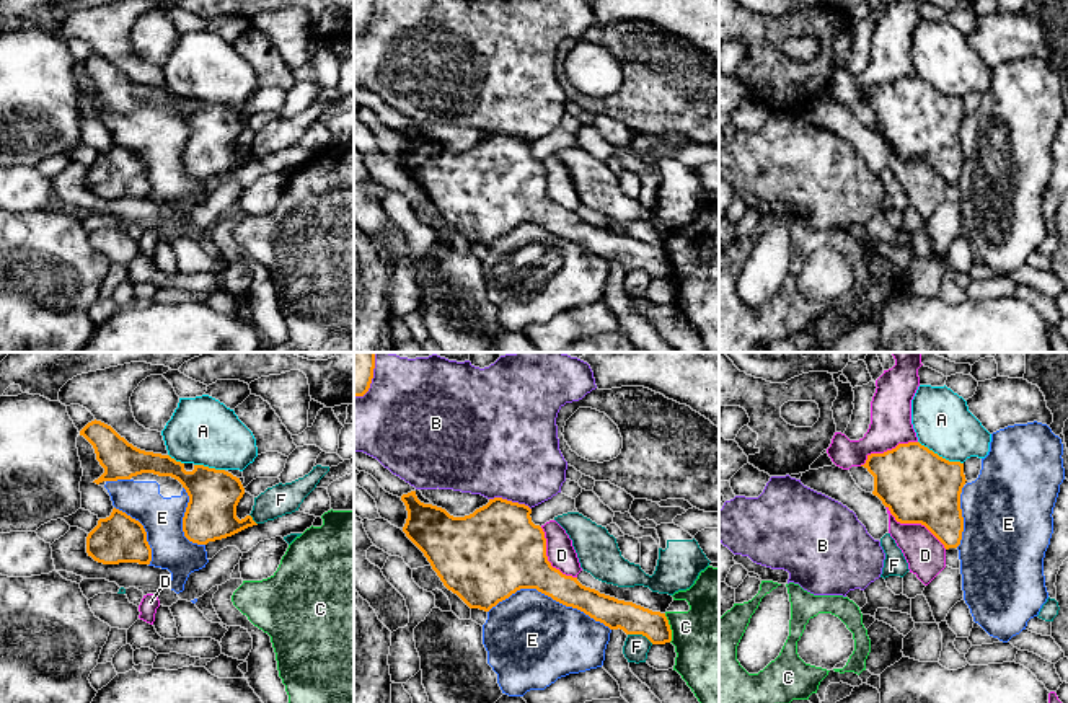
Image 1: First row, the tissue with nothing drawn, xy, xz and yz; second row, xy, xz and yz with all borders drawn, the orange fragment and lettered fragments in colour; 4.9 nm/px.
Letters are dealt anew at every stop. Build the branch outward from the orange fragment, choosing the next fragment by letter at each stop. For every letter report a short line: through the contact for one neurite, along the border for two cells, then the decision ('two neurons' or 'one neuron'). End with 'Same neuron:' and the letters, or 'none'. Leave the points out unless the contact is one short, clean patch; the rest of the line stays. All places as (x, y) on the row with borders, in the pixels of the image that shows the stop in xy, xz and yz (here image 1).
A: two neurons
B: two neurons
C: line xz (664, 614), (670, 630), (670, 641); two neurons
D: two neurons
E: two neurons
F: line xz (628, 633), (641, 633), (653, 643); two neurons
Same neuron: none

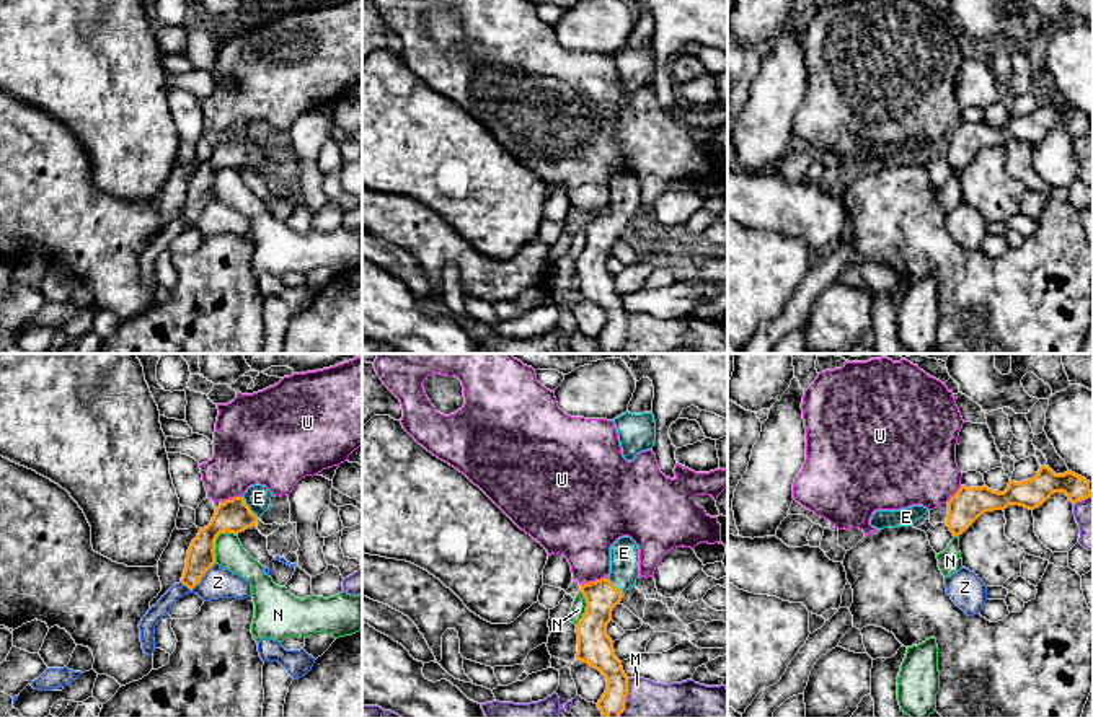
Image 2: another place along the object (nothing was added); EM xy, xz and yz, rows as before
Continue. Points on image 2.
E: line xy (234, 515), (248, 507), (258, 497); one neuron
M: two neurons
N: two neurons
U: line xz (606, 577), (581, 585); two neurons
Z: two neurons
Same neuron: E

